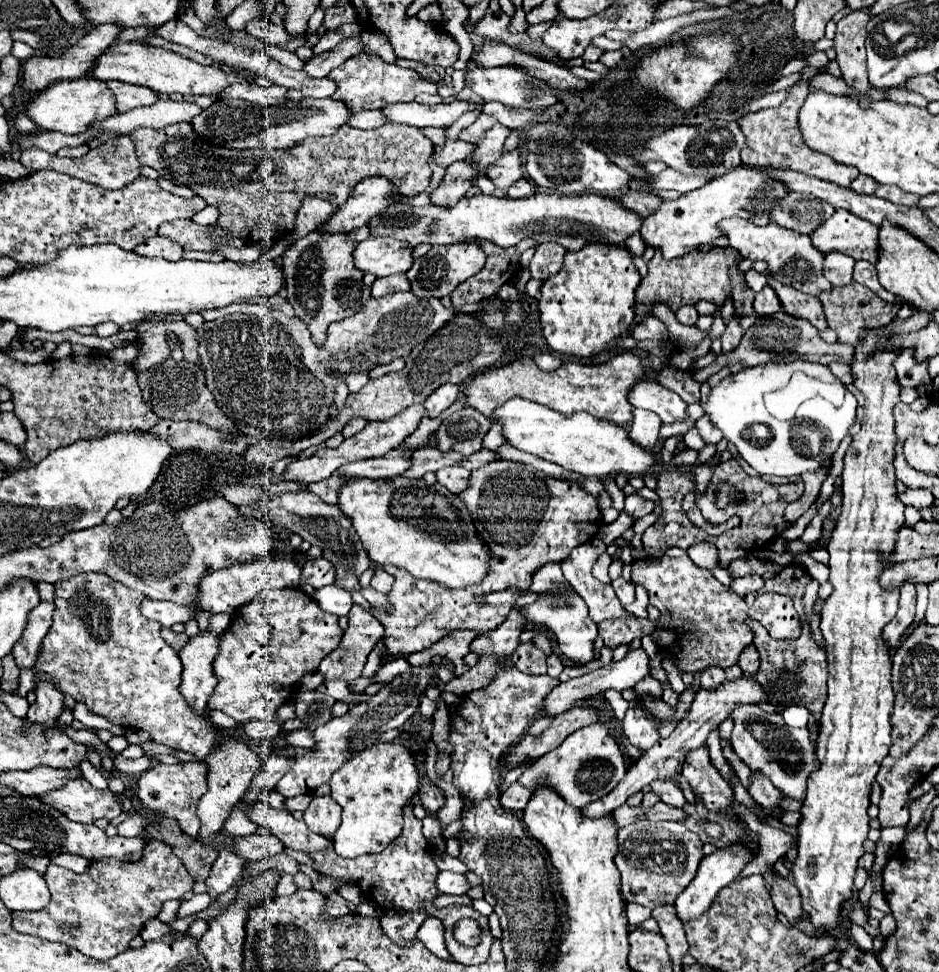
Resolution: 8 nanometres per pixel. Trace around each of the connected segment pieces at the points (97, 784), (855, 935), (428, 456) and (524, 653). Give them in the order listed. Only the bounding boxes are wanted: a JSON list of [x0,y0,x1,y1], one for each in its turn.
[[79,761,108,790],[850,924,872,950],[404,446,474,478],[512,644,546,674]]

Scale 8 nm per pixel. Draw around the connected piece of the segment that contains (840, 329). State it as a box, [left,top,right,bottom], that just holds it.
[820,282,900,344]

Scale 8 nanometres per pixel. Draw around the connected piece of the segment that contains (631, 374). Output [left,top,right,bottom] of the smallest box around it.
[464,352,646,426]

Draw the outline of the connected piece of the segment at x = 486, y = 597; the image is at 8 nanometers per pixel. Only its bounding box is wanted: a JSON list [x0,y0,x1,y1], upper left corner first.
[476,562,598,664]

